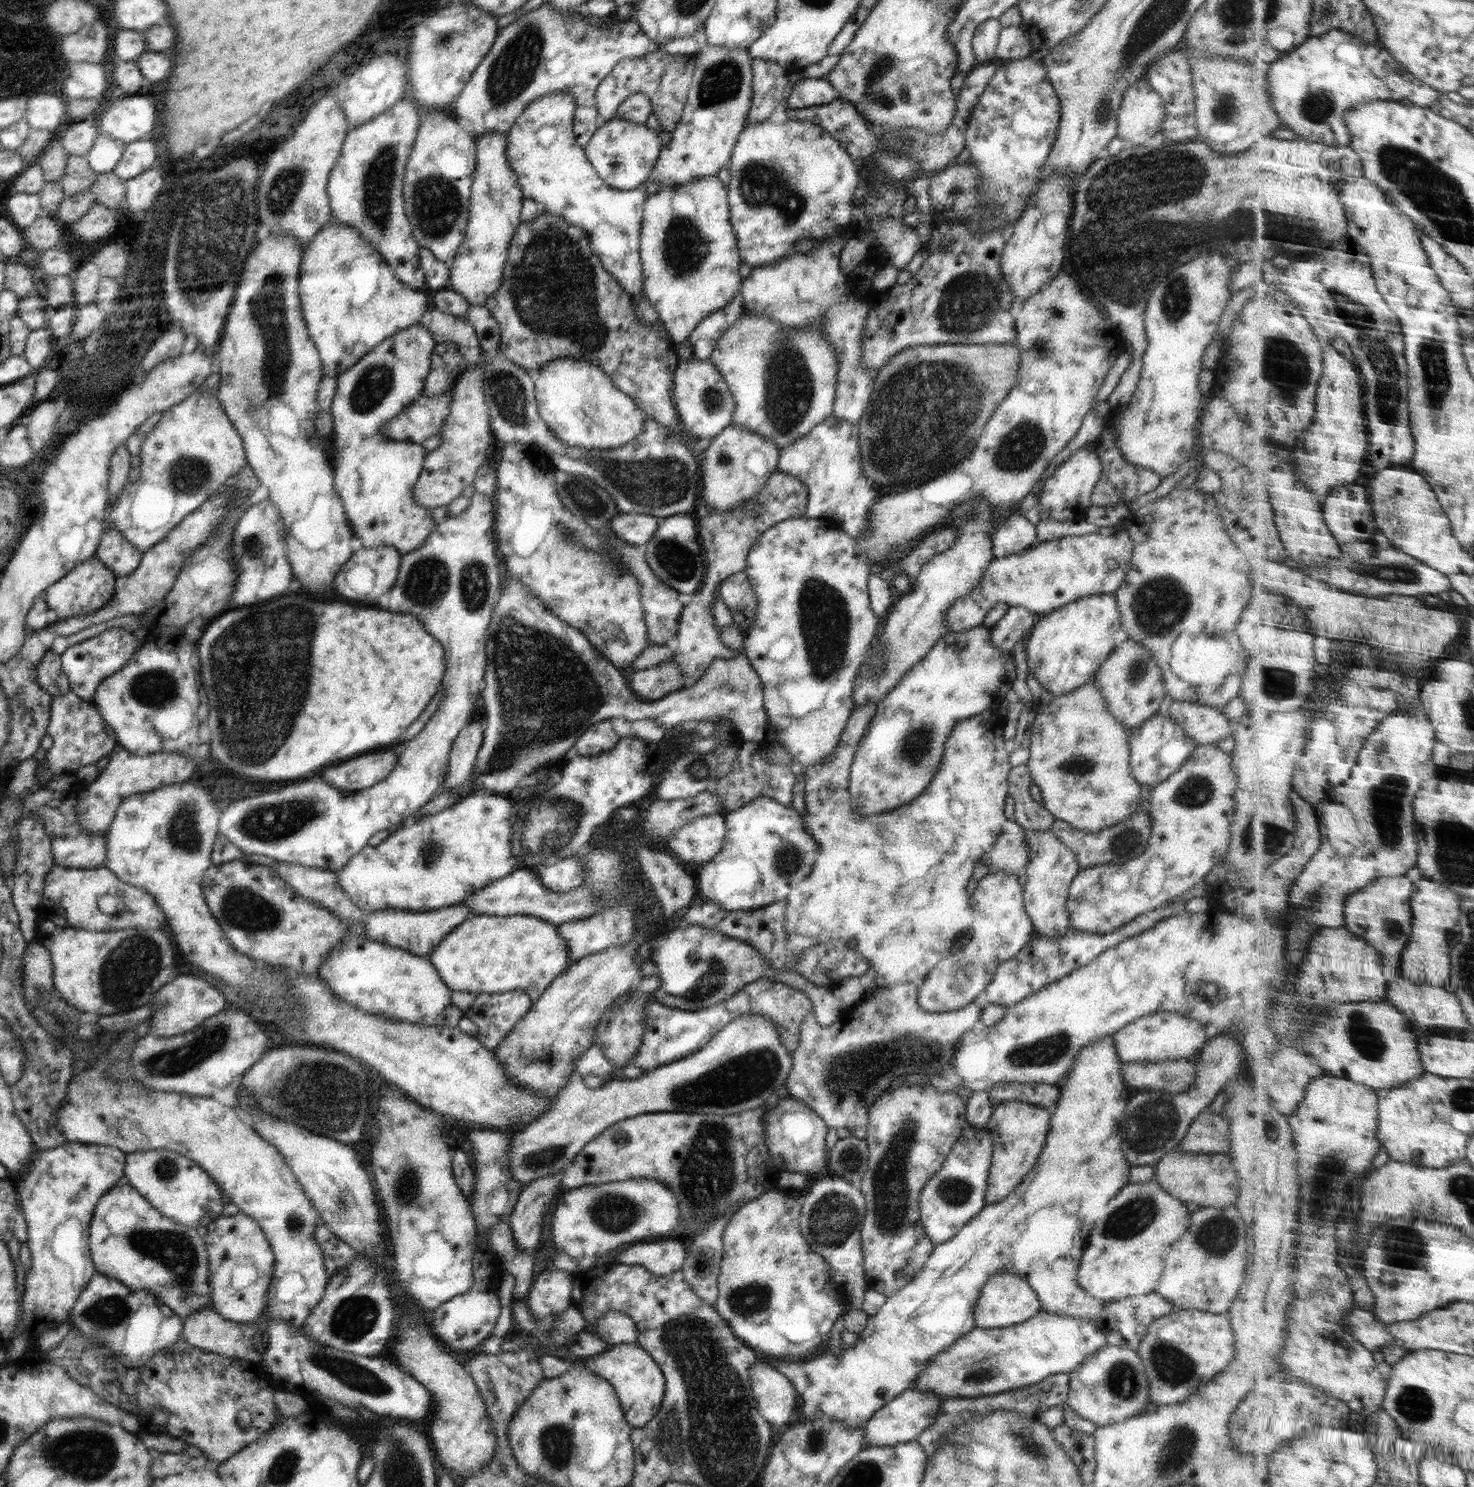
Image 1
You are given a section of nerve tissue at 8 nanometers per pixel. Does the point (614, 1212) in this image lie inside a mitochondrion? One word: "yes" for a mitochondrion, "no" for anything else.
yes

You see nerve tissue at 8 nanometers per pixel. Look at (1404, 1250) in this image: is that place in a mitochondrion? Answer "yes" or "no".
yes

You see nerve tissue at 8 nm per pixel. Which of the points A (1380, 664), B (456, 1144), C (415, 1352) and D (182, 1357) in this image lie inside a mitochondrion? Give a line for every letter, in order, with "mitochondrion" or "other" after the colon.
A: other
B: other
C: other
D: other

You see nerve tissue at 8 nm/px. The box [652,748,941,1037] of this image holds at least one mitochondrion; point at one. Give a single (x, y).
(717, 980)

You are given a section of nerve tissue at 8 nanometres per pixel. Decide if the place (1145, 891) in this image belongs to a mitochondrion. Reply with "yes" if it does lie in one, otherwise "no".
no

